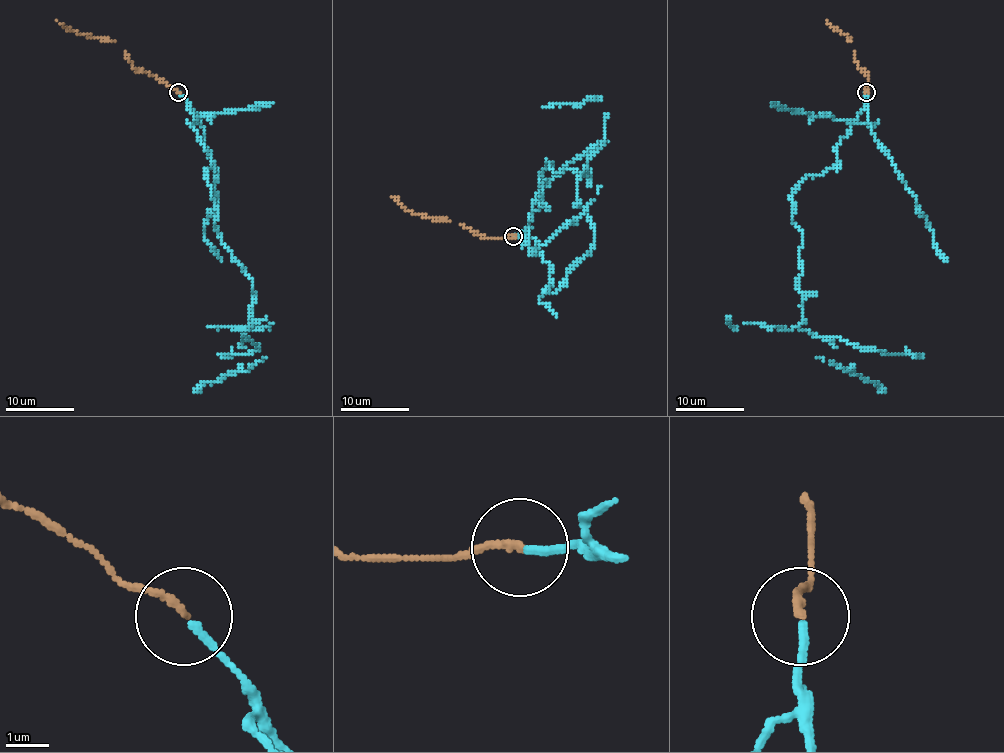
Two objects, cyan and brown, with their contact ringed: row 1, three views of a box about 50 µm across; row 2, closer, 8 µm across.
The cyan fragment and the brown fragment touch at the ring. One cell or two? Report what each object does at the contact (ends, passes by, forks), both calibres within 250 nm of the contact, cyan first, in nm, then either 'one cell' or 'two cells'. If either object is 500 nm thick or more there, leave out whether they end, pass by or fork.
cyan ends | brown ends | 180/170 nm | two cells

